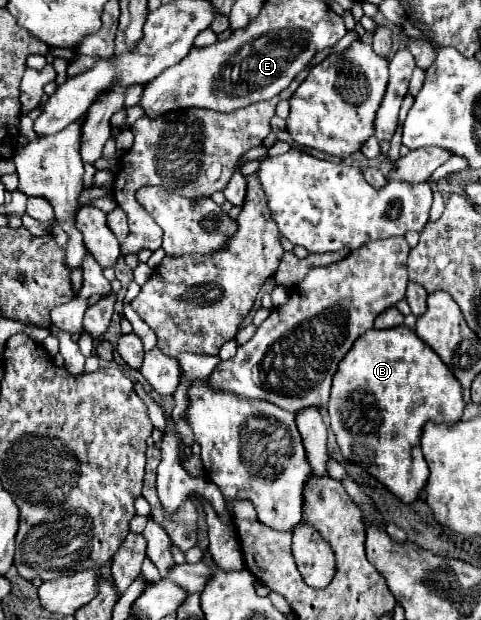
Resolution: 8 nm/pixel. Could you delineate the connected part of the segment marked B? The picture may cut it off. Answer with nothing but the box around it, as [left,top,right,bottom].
[328,325,464,503]

